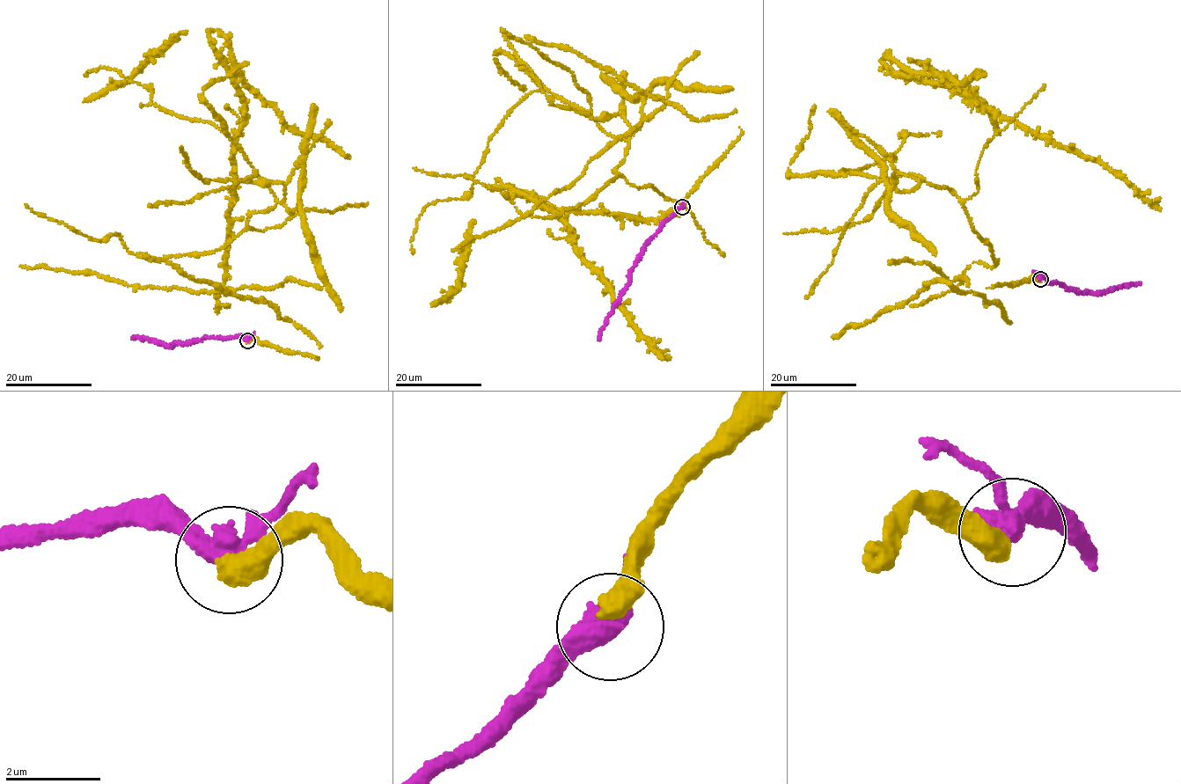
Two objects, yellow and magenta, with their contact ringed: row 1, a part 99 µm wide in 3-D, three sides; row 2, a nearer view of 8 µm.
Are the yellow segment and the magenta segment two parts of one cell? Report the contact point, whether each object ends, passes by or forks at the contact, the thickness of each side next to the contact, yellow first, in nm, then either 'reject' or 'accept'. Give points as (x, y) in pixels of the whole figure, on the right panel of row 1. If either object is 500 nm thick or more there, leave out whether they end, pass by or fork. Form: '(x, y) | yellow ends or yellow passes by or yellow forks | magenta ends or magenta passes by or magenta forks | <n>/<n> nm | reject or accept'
(1040, 279) | 550/400 nm | accept

